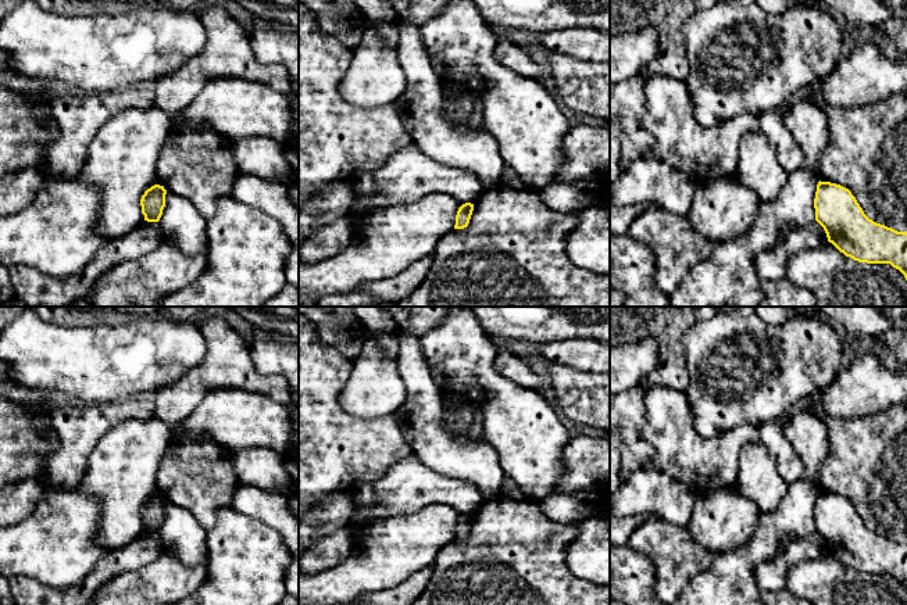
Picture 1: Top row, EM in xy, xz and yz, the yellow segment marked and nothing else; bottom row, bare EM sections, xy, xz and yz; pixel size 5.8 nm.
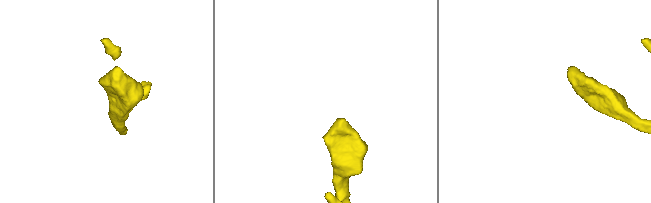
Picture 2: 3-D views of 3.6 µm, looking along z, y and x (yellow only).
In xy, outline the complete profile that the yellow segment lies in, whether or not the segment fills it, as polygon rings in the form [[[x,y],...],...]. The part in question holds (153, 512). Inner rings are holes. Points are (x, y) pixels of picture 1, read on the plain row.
[[[153,416],[146,420],[124,420],[108,430],[96,444],[76,491],[101,501],[103,511],[96,540],[104,548],[113,551],[132,543],[144,531],[160,531],[167,501],[154,494],[156,479],[171,437],[169,426]]]

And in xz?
[[[439,504],[415,513],[379,519],[353,540],[350,554],[340,565],[313,576],[299,572],[299,605],[349,605],[363,595],[393,588],[421,569],[433,566],[444,545],[467,538],[472,522],[474,515],[461,515]]]

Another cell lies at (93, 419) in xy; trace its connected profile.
[[[153,395],[126,398],[117,402],[67,402],[53,405],[53,426],[60,445],[47,461],[46,488],[53,491],[76,491],[86,470],[86,462],[99,440],[114,426],[128,419],[154,416]]]

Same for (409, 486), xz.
[[[414,454],[392,465],[372,487],[376,502],[369,506],[356,505],[349,526],[365,530],[379,519],[415,513],[436,504],[451,506],[461,515],[474,515],[483,501],[476,486],[436,473]]]

